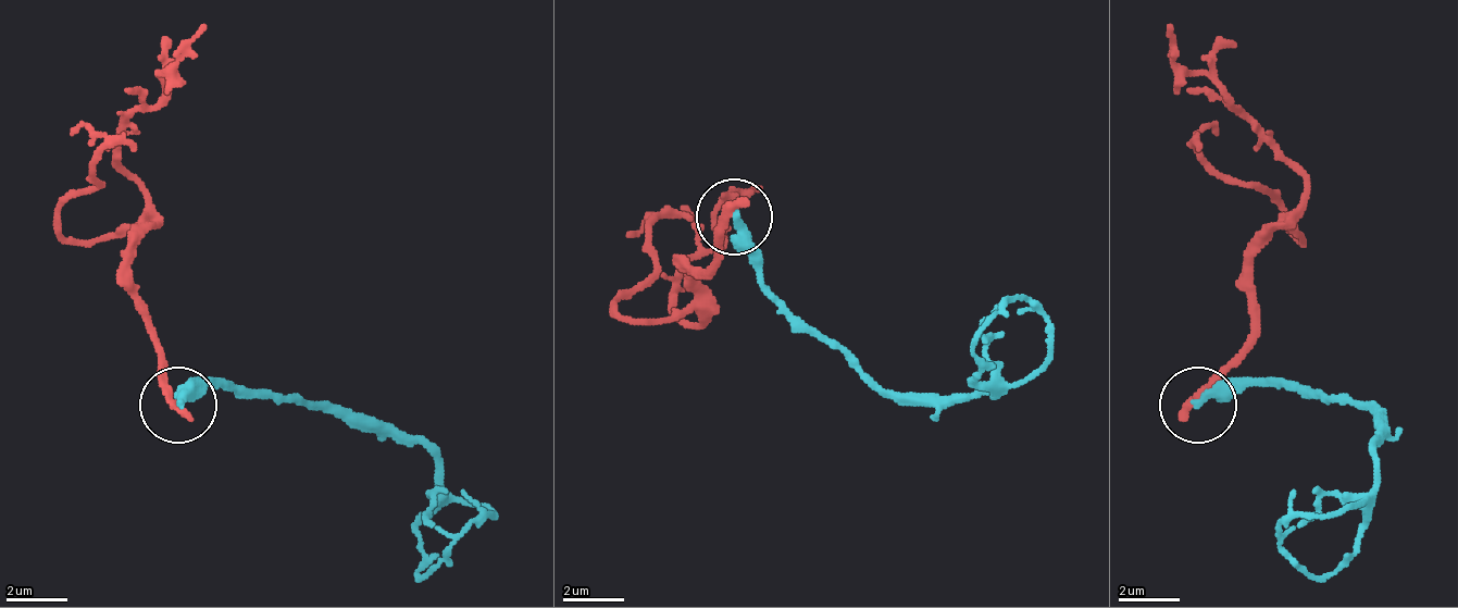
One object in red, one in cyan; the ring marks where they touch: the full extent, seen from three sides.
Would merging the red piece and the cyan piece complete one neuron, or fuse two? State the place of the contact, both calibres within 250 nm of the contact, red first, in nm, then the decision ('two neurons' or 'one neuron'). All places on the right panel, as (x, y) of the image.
(1198, 405) | 320/340 nm | two neurons

